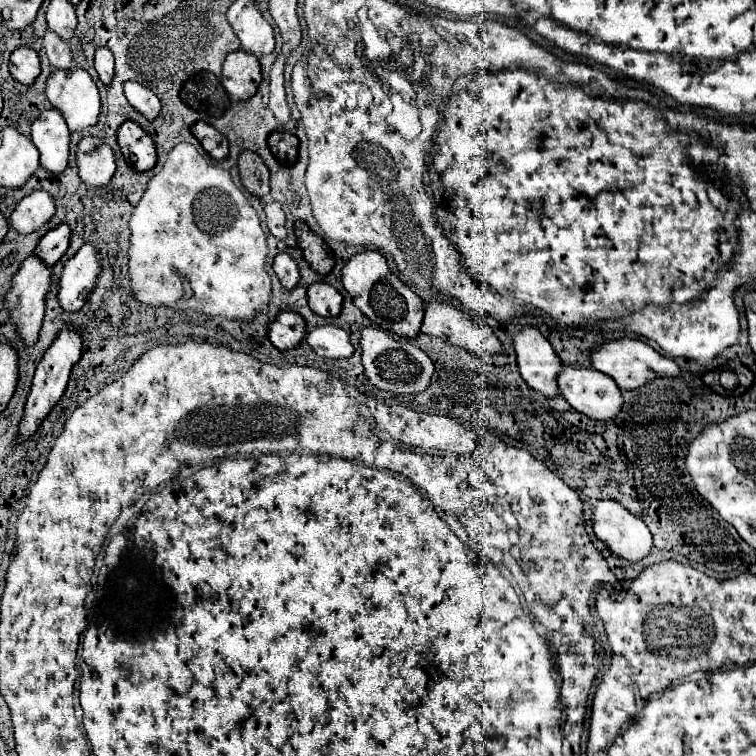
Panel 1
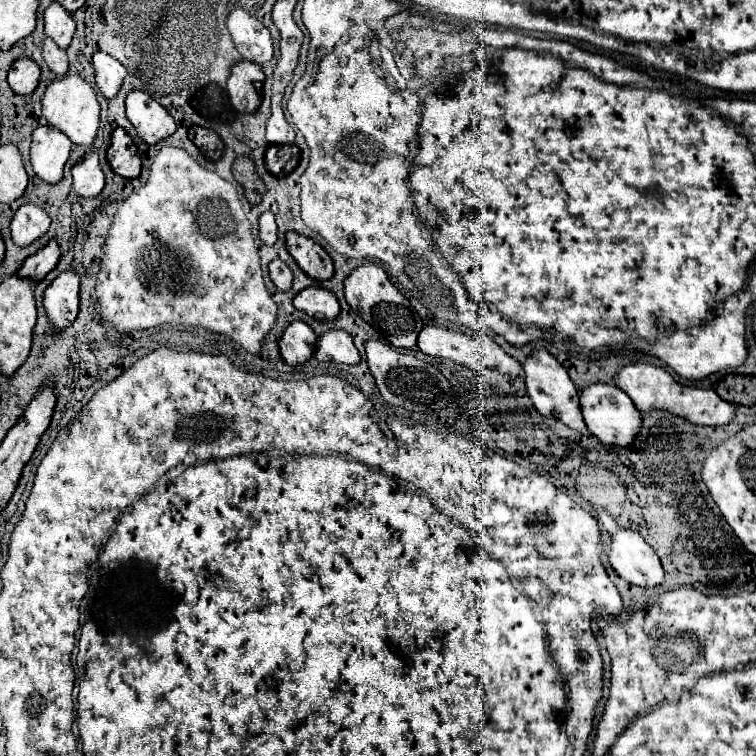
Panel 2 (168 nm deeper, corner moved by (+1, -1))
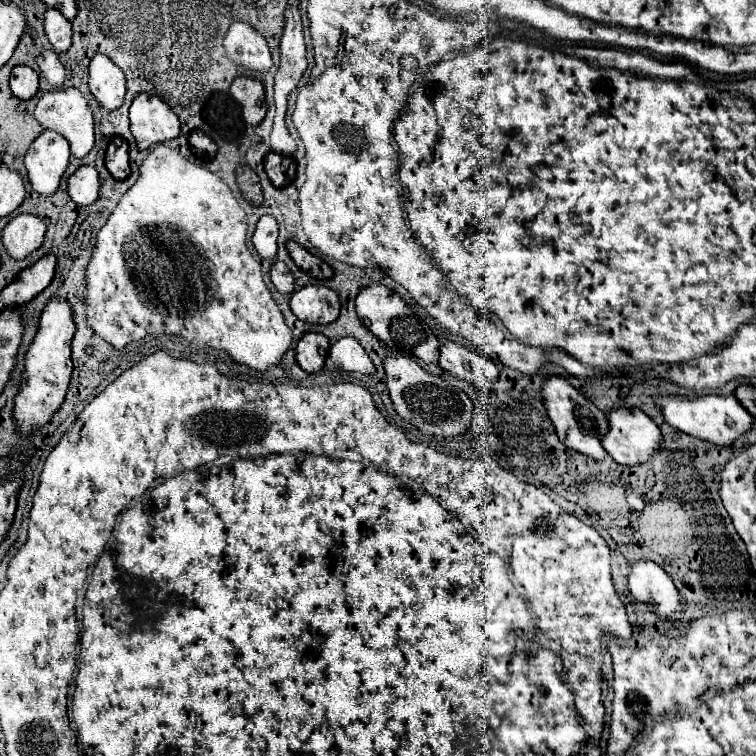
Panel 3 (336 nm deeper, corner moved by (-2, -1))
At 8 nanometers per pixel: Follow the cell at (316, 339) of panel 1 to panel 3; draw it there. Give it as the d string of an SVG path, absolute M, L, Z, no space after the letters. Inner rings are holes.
M338 338L328 352L326 358L326 366L334 366L346 372L362 372L362 374L372 374L374 372L374 364L368 358L368 354L364 352L364 348L360 346L360 342L356 338Z

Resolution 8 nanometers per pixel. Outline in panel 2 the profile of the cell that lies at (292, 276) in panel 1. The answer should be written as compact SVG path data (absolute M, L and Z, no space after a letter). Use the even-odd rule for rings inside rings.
M273 260L269 264L269 278L277 286L277 290L289 290L293 284L293 274L291 274L289 266L281 260Z

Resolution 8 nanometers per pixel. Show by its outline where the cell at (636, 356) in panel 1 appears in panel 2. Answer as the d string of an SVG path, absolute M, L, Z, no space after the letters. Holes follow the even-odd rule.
M635 362L635 364L629 364L627 368L623 368L617 374L615 384L623 392L627 392L627 396L635 402L635 406L641 412L665 410L665 412L671 412L675 416L683 416L685 420L691 420L697 426L721 426L721 424L729 424L729 420L733 420L735 410L737 410L735 404L721 400L715 390L711 390L711 388L705 390L705 388L681 386L663 368L651 366L651 364L645 364L645 362Z

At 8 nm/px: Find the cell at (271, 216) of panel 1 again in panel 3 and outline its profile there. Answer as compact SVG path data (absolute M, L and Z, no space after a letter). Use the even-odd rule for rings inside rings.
M262 216L258 220L254 236L252 236L256 252L262 258L274 260L274 256L276 256L276 238L278 238L278 222L276 222L276 218L274 216Z

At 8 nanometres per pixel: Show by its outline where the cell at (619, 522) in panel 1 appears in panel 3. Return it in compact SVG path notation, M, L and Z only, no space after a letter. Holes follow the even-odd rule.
M636 560L630 566L628 588L632 596L646 604L656 604L654 610L666 620L678 620L676 612L682 610L680 594L668 572L652 560Z

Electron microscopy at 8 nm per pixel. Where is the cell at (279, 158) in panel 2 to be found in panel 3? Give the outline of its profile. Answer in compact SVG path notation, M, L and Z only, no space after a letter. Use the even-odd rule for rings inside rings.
M268 152L264 158L264 168L268 178L276 188L288 186L294 182L296 176L296 162L292 156L282 156L278 152Z

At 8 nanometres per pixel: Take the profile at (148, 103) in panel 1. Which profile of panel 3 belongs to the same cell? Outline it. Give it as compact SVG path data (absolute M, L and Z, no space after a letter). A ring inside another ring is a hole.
M138 94L130 106L130 130L138 150L146 150L152 144L178 138L180 120L156 96Z

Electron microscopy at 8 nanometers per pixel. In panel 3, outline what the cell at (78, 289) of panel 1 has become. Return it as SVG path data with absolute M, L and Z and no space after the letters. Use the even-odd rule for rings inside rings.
M54 296L54 300L48 302L48 306L40 316L38 334L26 354L24 384L20 388L20 394L16 396L16 406L14 406L14 418L18 422L20 432L28 434L34 428L44 426L64 402L66 388L72 374L70 342L74 338L74 330L76 328L72 320L72 304L62 296Z

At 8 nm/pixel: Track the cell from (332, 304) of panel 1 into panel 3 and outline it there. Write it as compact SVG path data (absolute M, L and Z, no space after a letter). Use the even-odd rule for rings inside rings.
M304 286L290 298L290 308L298 320L310 324L330 324L340 316L338 294L326 286Z

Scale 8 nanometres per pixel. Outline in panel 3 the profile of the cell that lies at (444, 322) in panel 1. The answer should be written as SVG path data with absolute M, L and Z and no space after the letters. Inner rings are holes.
M442 340L438 352L438 364L442 370L464 378L470 384L476 384L480 390L490 390L492 382L498 378L498 368L492 360L474 350L468 350L462 344Z

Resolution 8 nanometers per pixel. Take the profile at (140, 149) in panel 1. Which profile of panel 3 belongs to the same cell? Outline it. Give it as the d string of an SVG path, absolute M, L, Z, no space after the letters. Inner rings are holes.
M112 138L106 150L106 168L118 180L130 176L130 160L128 160L128 142L124 138Z

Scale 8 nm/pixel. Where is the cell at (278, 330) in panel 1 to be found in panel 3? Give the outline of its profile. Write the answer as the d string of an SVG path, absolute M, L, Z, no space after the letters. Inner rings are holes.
M306 332L296 344L296 362L306 372L318 372L326 360L330 340L324 334Z

